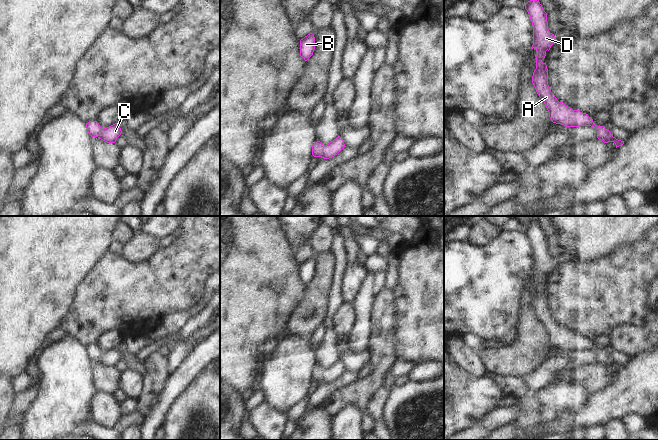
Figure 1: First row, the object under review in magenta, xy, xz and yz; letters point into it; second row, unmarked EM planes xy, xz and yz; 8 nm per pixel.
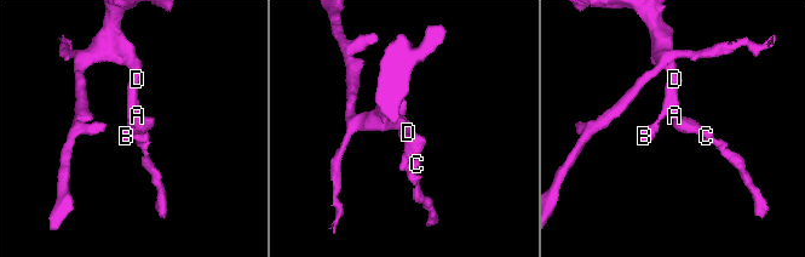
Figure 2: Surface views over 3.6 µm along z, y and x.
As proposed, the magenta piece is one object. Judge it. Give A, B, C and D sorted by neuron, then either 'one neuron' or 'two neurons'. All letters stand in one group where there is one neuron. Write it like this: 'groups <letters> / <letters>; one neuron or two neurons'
groups A B C D; one neuron

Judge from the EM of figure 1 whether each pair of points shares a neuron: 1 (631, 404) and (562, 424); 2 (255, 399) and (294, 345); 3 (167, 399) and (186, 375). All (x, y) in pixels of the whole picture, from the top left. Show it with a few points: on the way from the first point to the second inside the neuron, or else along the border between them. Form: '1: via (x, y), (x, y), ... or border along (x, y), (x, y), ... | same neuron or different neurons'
1: via (614, 404), (607, 404), (579, 421) | same neuron
2: border along (259, 390), (263, 393), (264, 401) | different neurons
3: via (169, 393), (180, 381) | same neuron

